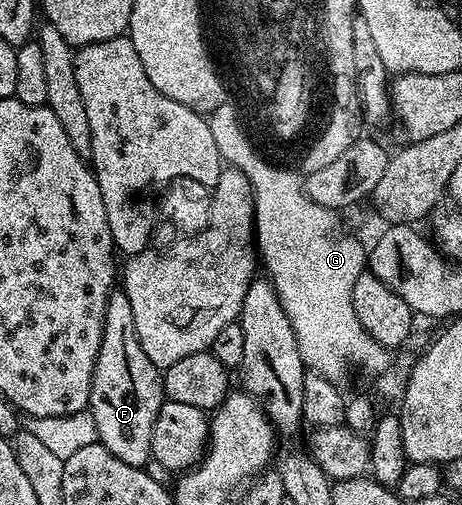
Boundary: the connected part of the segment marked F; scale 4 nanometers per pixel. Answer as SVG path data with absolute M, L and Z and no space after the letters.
M113 289L112 293L108 295L101 344L92 372L90 396L88 397L88 410L94 416L98 441L107 450L114 452L114 456L118 456L118 460L122 460L122 464L147 467L152 456L150 432L154 432L154 420L158 420L158 412L165 401L161 367L155 366L150 360L150 356L146 356L146 352L142 352L134 328L134 312L130 309L130 300L124 295L123 289Z

